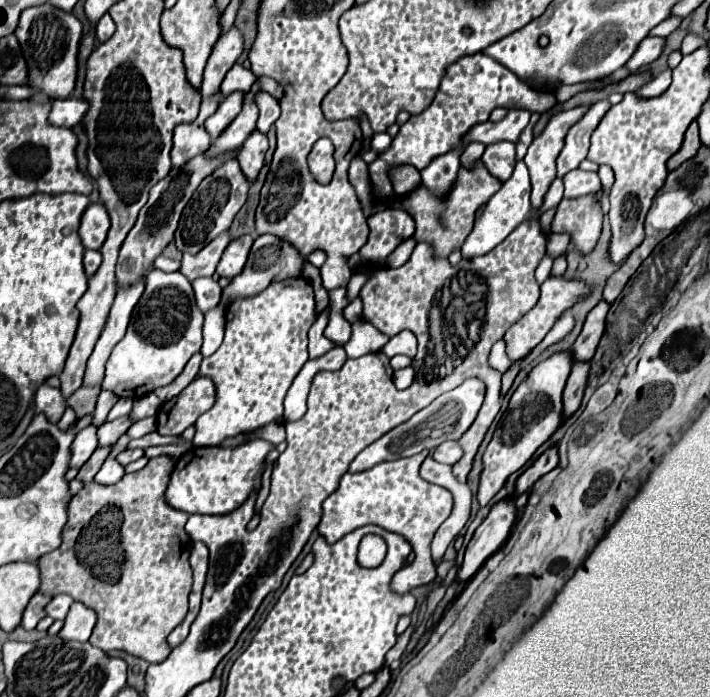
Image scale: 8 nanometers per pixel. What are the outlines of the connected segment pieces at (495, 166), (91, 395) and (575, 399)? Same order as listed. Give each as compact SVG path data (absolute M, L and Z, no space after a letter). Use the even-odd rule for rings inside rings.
M503 140L503 142L495 142L489 144L485 148L483 154L483 162L485 166L491 170L491 174L495 174L501 182L505 182L511 176L511 170L516 163L516 149L513 148L511 142Z
M77 390L75 394L71 394L71 398L67 400L67 404L71 404L71 408L75 410L75 414L81 418L85 414L93 414L95 410L95 402L97 402L97 394L99 390Z
M591 360L573 364L571 376L563 390L563 418L569 418L581 406L589 372L591 372Z

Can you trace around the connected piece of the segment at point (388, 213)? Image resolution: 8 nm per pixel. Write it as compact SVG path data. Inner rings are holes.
M383 208L367 218L369 240L359 250L367 262L385 262L387 256L415 232L413 218L401 208Z

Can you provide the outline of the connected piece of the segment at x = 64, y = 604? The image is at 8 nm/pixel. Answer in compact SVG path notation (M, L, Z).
M59 594L59 596L53 596L51 602L45 606L45 612L53 618L53 620L63 620L67 616L67 610L69 606L73 604L73 598L67 596L67 594Z

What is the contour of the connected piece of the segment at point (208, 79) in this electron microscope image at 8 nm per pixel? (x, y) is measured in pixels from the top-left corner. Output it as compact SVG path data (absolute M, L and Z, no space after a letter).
M231 28L227 34L223 34L217 44L213 46L213 52L207 60L205 72L203 72L203 82L201 82L201 94L203 96L213 96L219 94L221 80L225 72L235 64L239 54L243 52L243 38L237 28Z

